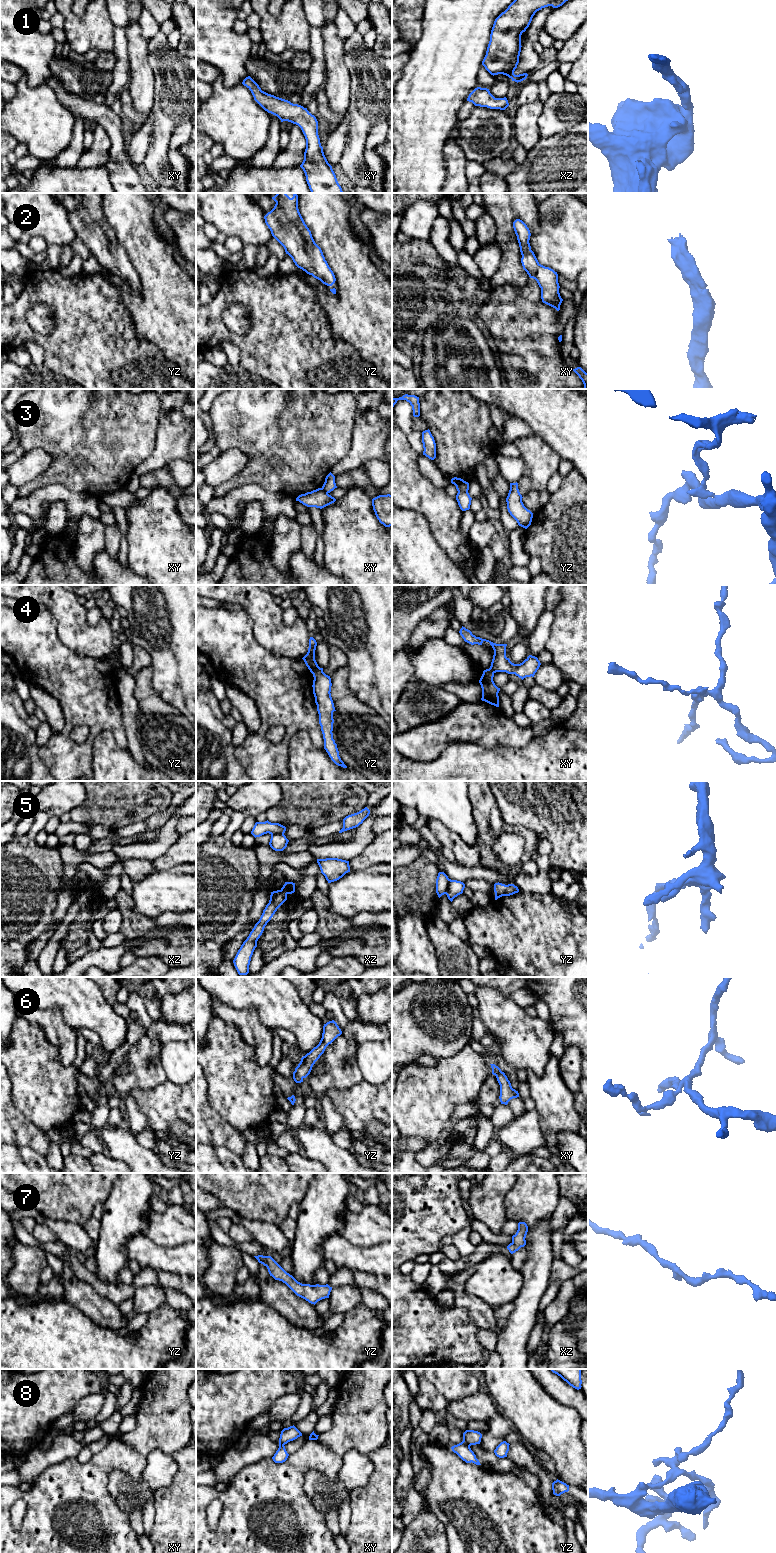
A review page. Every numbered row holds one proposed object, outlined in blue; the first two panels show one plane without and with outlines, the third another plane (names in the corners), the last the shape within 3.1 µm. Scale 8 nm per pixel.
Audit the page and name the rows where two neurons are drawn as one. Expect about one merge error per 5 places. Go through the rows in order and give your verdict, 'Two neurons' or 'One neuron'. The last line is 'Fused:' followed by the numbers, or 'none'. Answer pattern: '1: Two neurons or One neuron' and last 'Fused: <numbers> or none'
1: One neuron
2: One neuron
3: Two neurons
4: Two neurons
5: One neuron
6: One neuron
7: One neuron
8: Two neurons
Fused: 3, 4, 8

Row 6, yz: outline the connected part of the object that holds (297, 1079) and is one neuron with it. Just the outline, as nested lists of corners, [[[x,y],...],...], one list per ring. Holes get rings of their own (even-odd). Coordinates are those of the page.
[[[334,1020],[324,1024],[319,1044],[301,1058],[300,1063],[293,1072],[293,1079],[296,1083],[303,1082],[303,1079],[310,1074],[313,1065],[324,1053],[326,1047],[341,1034],[342,1031]]]

